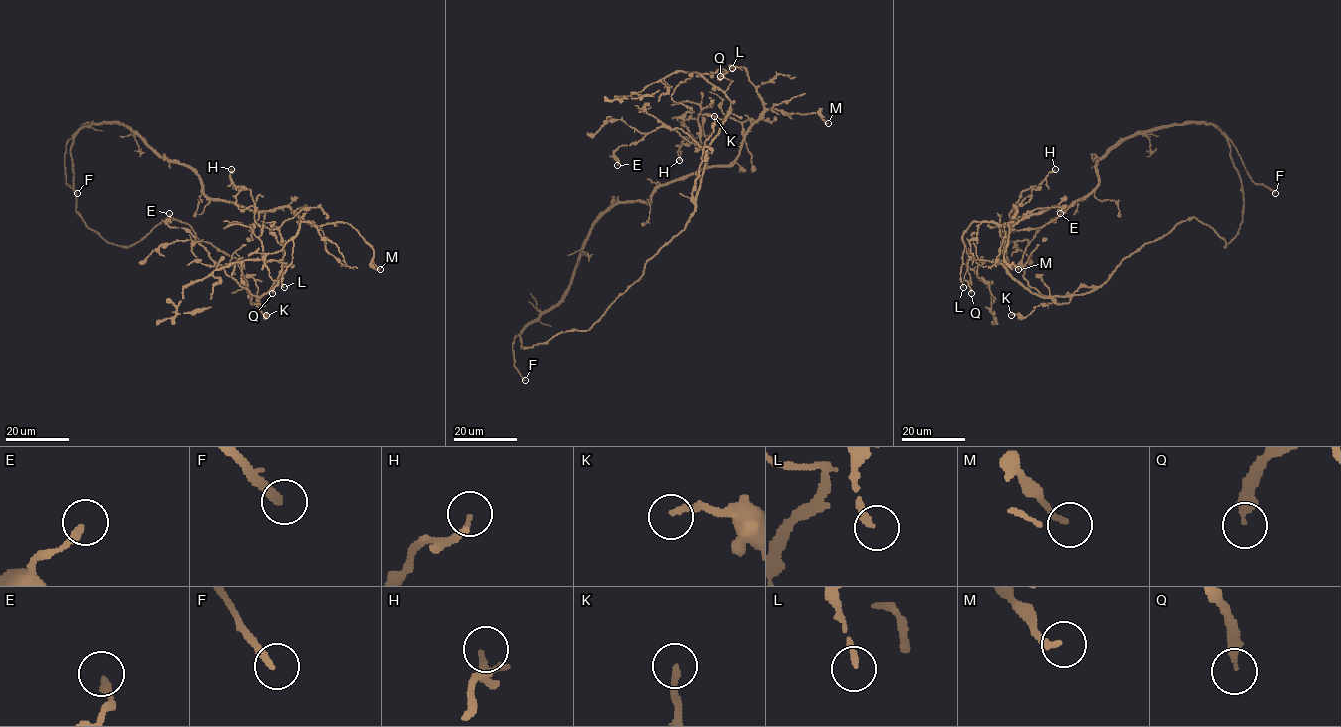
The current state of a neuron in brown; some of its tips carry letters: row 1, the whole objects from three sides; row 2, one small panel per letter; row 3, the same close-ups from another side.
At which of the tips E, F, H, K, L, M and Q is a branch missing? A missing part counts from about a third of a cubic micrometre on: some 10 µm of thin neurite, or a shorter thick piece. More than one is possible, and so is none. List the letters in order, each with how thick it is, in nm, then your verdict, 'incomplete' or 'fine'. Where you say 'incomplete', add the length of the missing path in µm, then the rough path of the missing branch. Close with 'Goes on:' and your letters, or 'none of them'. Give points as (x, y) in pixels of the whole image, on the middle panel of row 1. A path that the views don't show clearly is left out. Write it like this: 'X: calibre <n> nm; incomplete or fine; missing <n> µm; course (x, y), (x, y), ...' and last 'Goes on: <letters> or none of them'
E: calibre 240 nm; fine
F: calibre 280 nm; incomplete; missing 20 µm
H: calibre 160 nm; fine
K: calibre 200 nm; fine
L: calibre 180 nm; fine
M: calibre 180 nm; fine
Q: calibre 320 nm; fine
Goes on: F

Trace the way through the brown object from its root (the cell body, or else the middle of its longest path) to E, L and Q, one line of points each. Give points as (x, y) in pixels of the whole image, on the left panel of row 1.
E: (277, 208), (295, 213), (280, 227), (283, 272), (261, 296), (230, 277), (189, 232), (171, 227), (169, 213)
L: (277, 208), (288, 207), (315, 225), (301, 221), (293, 239), (292, 262), (283, 274), (284, 287)
Q: (277, 208), (288, 207), (315, 225), (301, 221), (280, 250), (266, 255), (269, 277), (278, 281), (272, 293)

